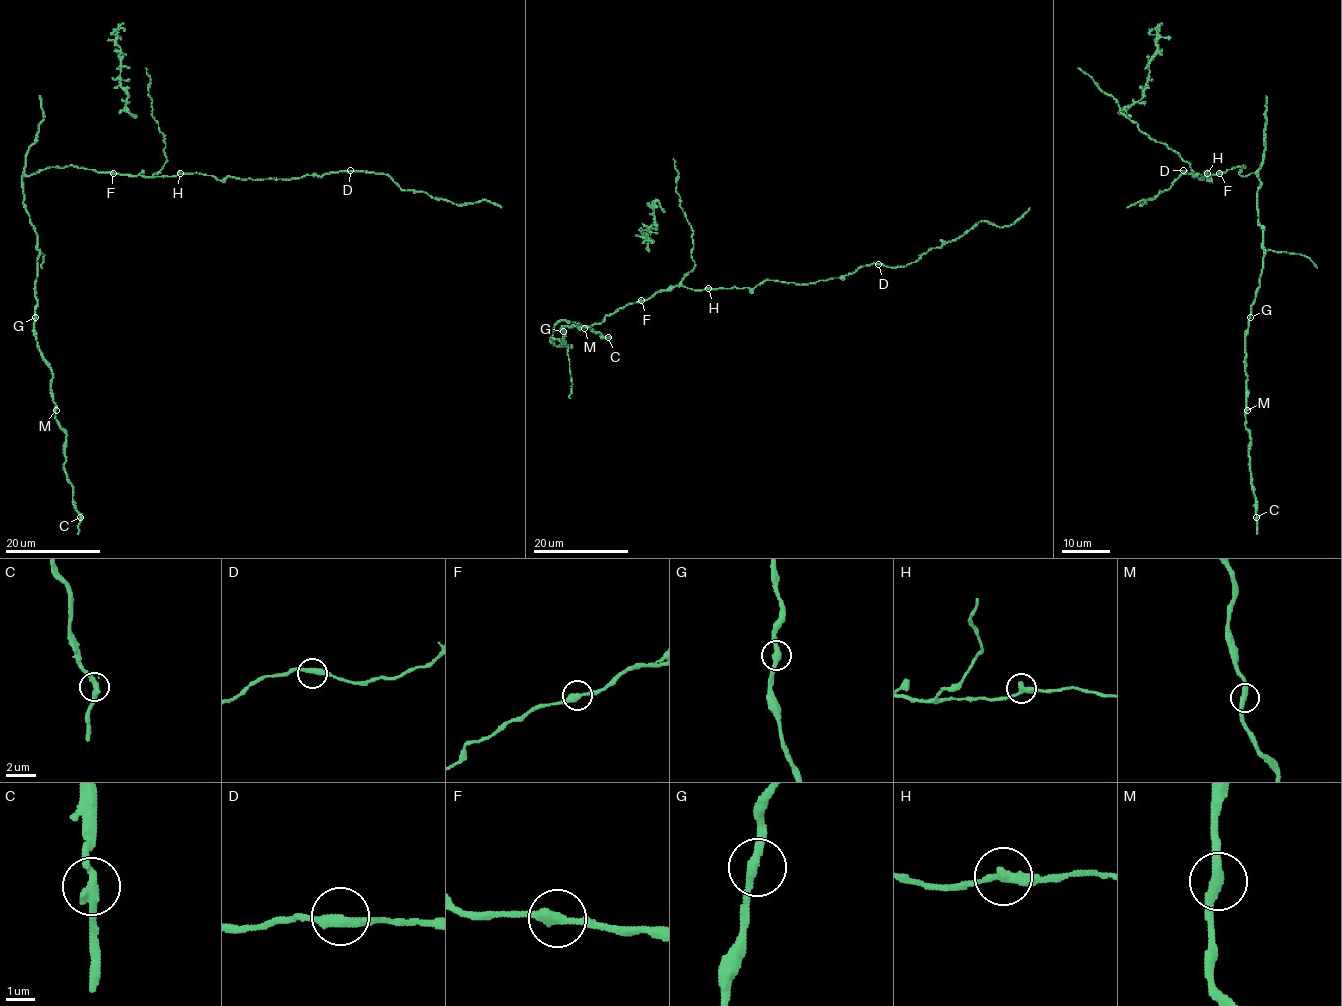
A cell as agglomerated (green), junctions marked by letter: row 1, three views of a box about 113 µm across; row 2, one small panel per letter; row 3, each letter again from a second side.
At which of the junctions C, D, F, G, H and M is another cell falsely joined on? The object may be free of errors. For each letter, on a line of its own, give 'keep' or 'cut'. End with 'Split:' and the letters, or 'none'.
C: keep
D: keep
F: keep
G: keep
H: keep
M: keep
Split: none

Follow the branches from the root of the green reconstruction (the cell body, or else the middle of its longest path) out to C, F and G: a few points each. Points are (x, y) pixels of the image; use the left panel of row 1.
C: (88, 169), (48, 167), (22, 178), (39, 251), (34, 332), (51, 369), (64, 472), (81, 517)
F: (88, 169), (113, 173)
G: (88, 169), (48, 167), (27, 176), (25, 173), (22, 178), (23, 207), (37, 235), (39, 251), (35, 317)

